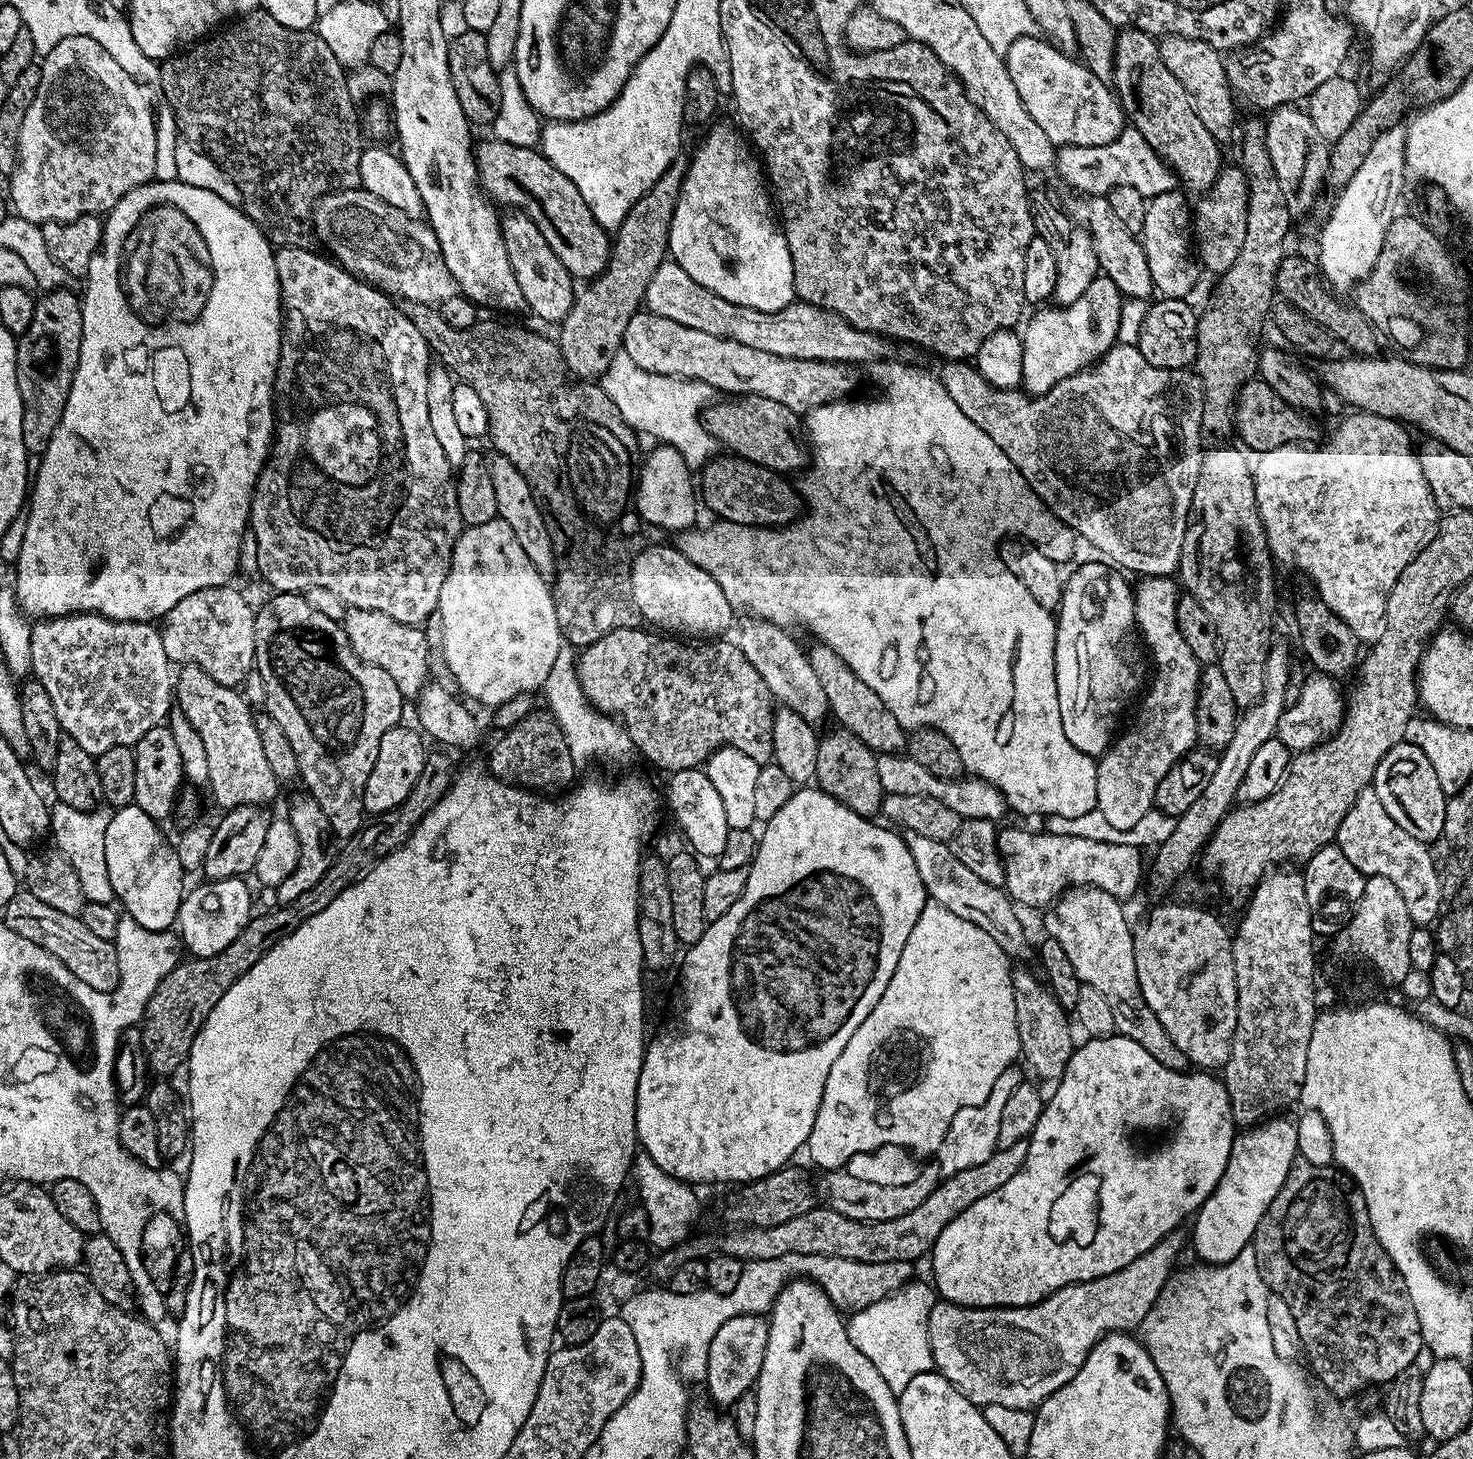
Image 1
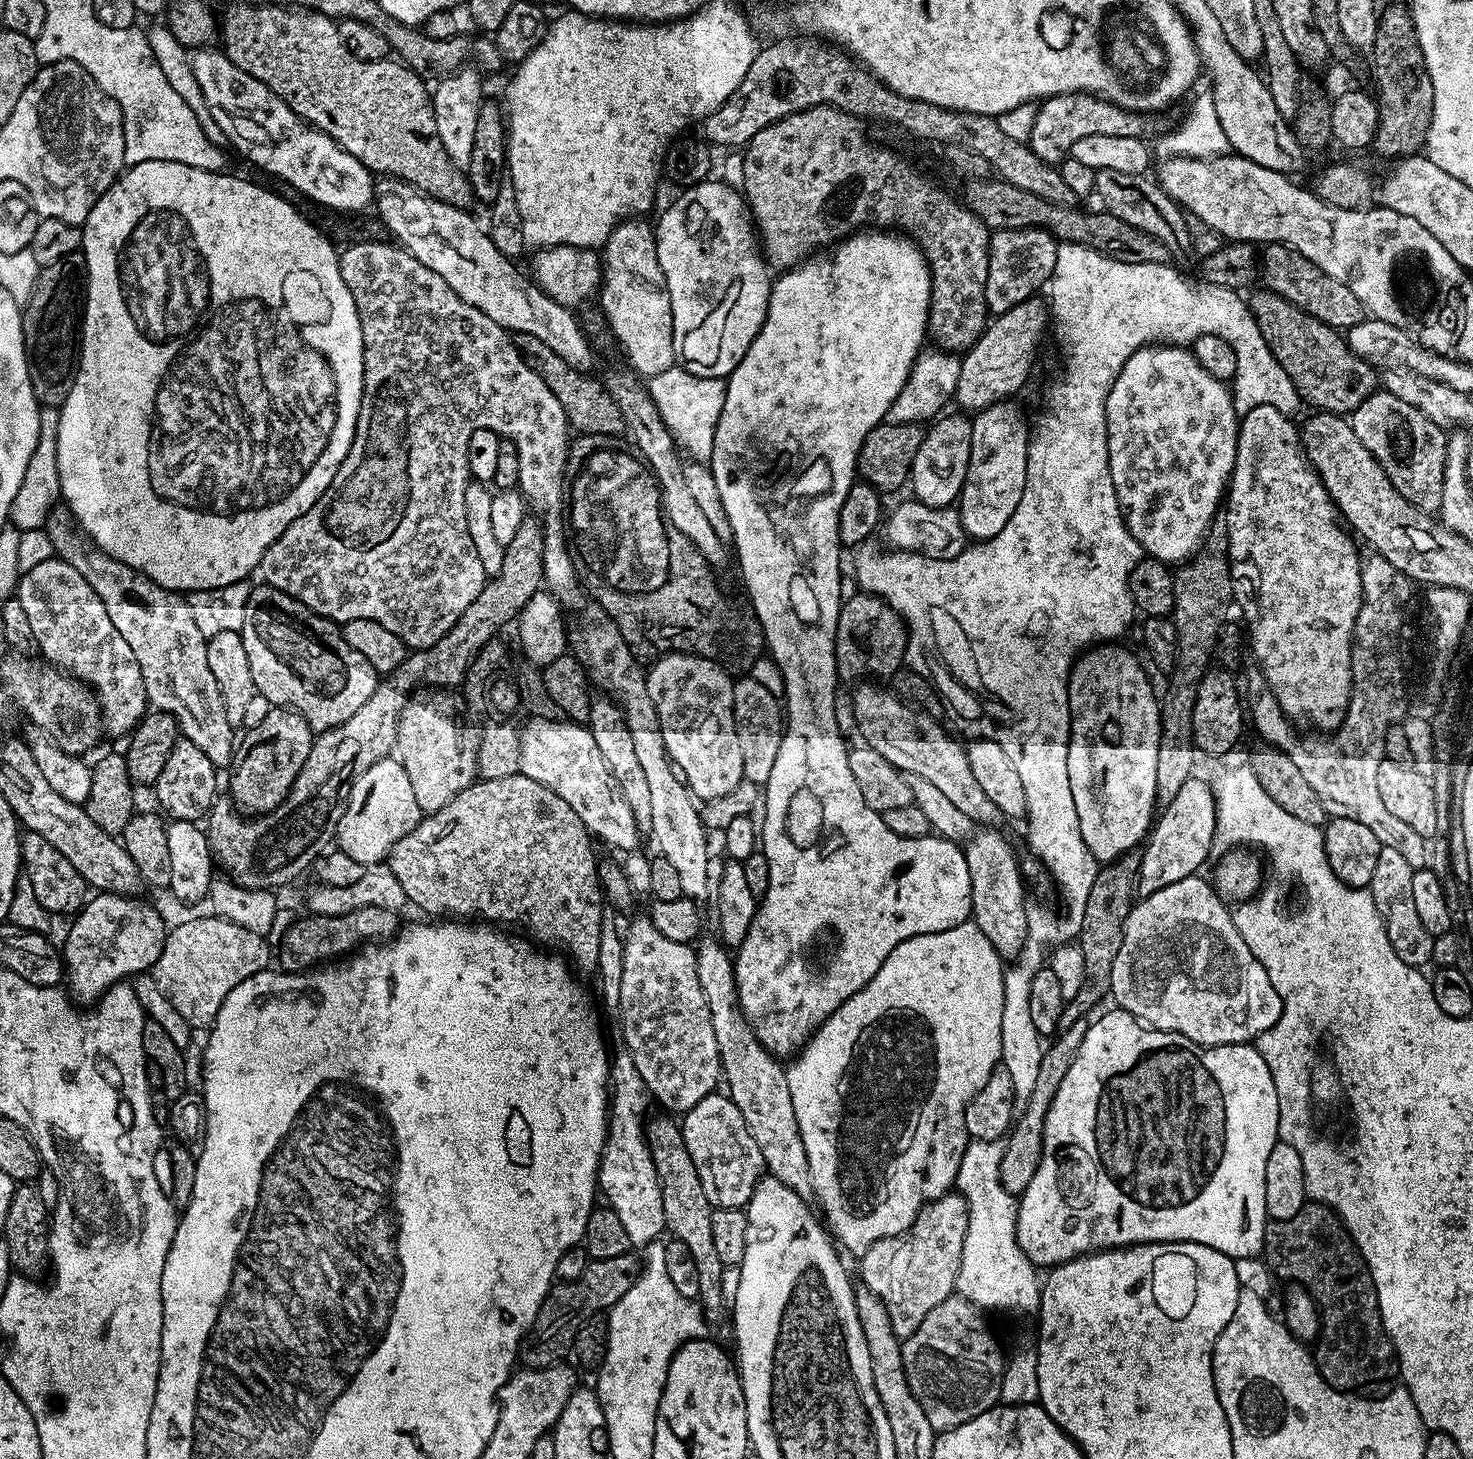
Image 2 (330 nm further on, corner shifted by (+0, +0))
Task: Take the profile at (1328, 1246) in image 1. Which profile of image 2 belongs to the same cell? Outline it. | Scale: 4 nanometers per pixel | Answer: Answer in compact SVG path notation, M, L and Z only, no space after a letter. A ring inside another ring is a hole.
M1306 1202L1292 1218L1285 1221L1269 1219L1264 1227L1262 1256L1272 1269L1273 1277L1280 1279L1281 1276L1284 1280L1292 1280L1288 1282L1293 1285L1305 1288L1320 1309L1320 1334L1314 1344L1314 1359L1316 1371L1326 1383L1337 1390L1359 1390L1364 1383L1386 1380L1393 1375L1397 1367L1396 1351L1380 1317L1378 1294L1368 1263L1357 1250L1356 1241L1349 1236L1344 1223L1331 1208L1325 1204Z

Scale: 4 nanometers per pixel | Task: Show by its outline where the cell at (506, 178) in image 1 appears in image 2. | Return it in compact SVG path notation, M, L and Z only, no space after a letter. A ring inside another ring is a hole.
M280 2L256 5L236 4L225 16L222 16L222 40L224 36L222 51L231 64L238 66L238 70L250 74L258 82L266 85L277 98L286 102L286 106L295 116L300 117L304 123L311 124L319 132L327 134L334 142L338 142L338 146L342 146L342 150L346 150L346 154L354 154L354 158L358 158L358 162L362 162L362 166L366 166L369 172L379 174L381 177L394 176L396 179L404 181L405 184L409 184L411 188L417 188L425 196L433 196L450 206L467 209L468 203L473 203L474 200L472 186L468 183L467 175L452 161L450 154L446 154L446 150L442 146L442 138L438 138L438 126L434 118L434 106L432 105L429 85L424 85L427 83L422 77L399 59L389 58L378 62L366 62L354 58L350 54L350 50L346 50L346 46L342 46L342 38L338 38L336 26L337 21L326 18L324 14L311 12L305 8L285 8Z

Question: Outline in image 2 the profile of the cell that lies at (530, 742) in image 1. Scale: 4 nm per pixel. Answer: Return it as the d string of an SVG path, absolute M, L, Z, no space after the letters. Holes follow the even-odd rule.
M519 774L489 780L480 778L475 784L462 790L462 794L458 794L450 802L446 802L446 806L442 806L442 810L429 812L420 819L418 826L414 826L414 830L410 830L410 834L406 834L406 838L402 838L388 851L386 868L402 885L407 903L412 906L417 904L422 911L432 915L429 917L436 918L443 914L448 918L475 918L480 922L495 922L500 926L521 924L525 928L523 931L537 945L553 944L556 947L553 949L567 954L577 969L580 967L582 971L592 974L596 972L598 966L598 938L602 938L602 914L606 907L606 897L600 883L598 859L596 860L596 852L592 849L592 844L594 845L593 833L588 832L582 818L578 818L578 814L574 814L570 802L566 802L566 798L558 798L558 794L554 794L554 790L548 789L547 786L542 786L542 782L534 782L534 778L526 778Z

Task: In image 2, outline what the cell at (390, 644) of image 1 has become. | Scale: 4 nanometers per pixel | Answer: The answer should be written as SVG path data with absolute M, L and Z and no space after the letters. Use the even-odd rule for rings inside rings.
M436 690L424 700L424 704L409 702L398 718L395 755L406 770L414 789L421 813L437 812L446 806L462 790L475 784L478 766L478 736L475 732L460 732L460 716L449 693Z

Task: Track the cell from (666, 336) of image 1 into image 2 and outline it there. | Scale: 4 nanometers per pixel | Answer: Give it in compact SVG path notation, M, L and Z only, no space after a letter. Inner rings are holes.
M629 218L613 228L608 243L602 248L602 287L598 292L599 311L603 312L615 341L624 347L632 363L631 371L641 378L662 374L662 370L673 367L678 360L674 346L674 314L666 278L662 274L662 266L658 266L656 233L653 225L648 225L646 221L644 218Z

